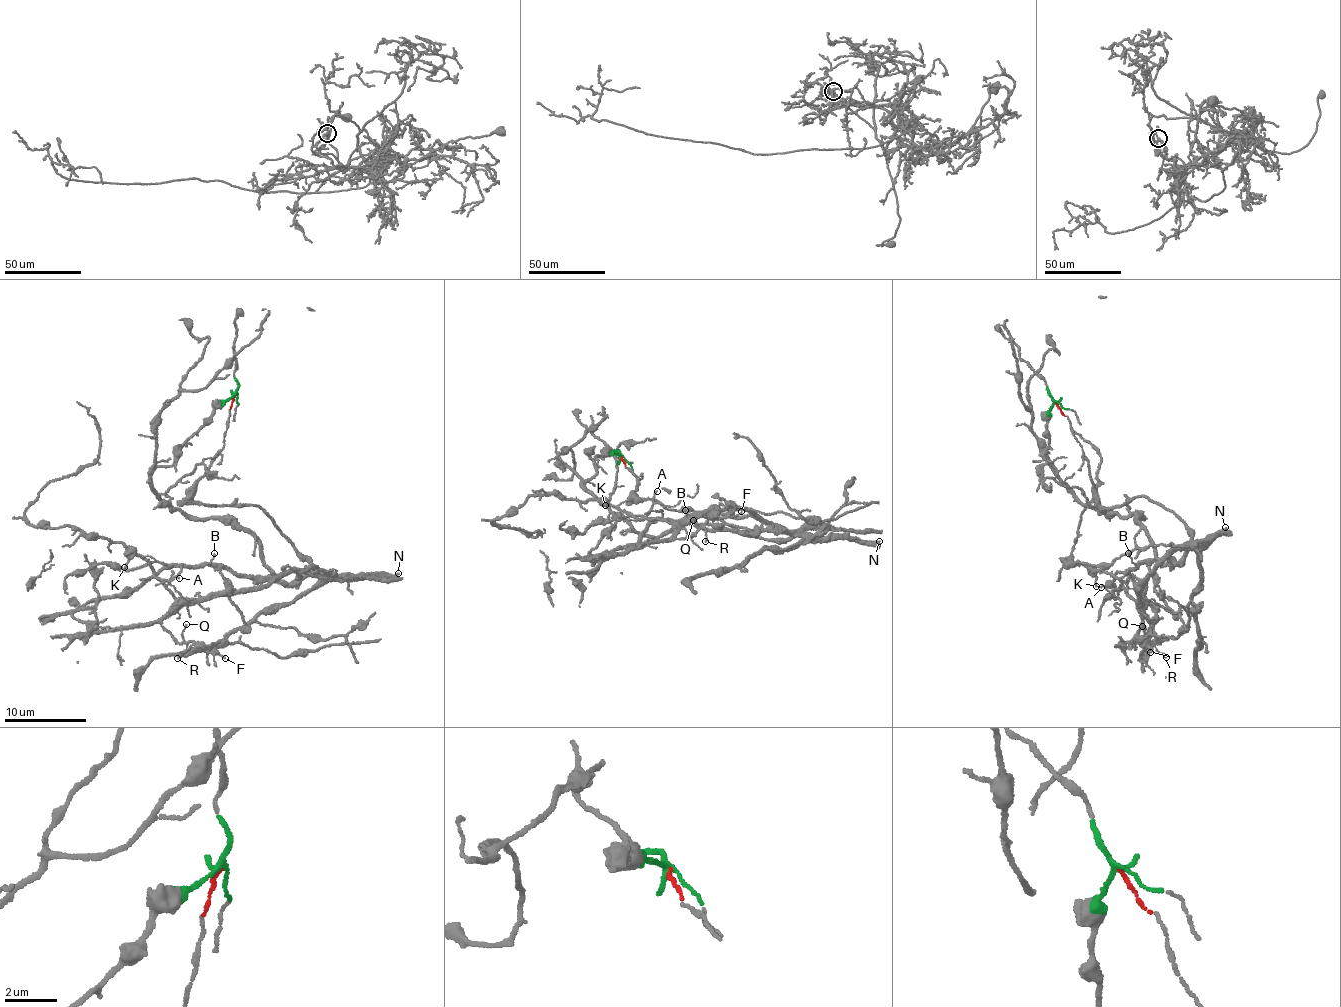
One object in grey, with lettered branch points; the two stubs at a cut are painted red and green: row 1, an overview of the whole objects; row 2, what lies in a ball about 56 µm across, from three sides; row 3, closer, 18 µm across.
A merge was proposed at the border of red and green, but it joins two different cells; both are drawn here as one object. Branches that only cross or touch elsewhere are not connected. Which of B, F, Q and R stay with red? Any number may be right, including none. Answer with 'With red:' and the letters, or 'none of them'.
With red: B

